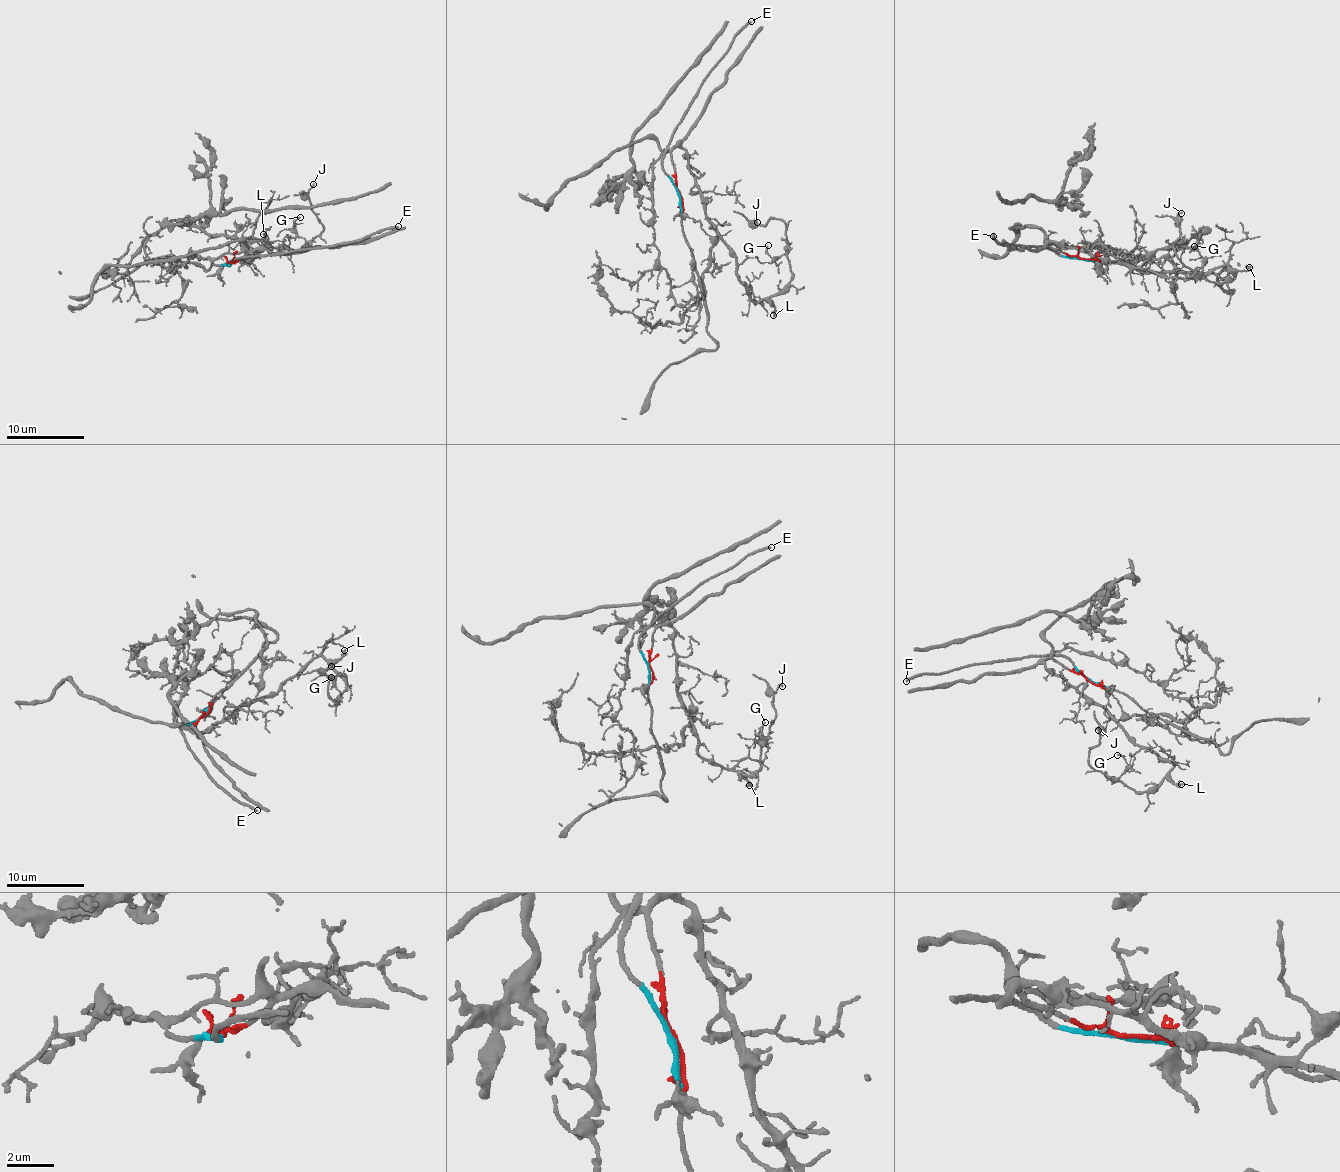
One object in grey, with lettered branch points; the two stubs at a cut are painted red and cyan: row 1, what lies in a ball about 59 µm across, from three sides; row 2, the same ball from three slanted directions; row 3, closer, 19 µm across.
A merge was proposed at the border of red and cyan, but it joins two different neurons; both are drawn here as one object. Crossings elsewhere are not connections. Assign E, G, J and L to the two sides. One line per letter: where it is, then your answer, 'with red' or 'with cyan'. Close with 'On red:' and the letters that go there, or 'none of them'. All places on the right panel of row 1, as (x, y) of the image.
E: (993, 236) | with cyan
G: (1194, 246) | with red
J: (1181, 213) | with red
L: (1249, 267) | with red
On red: G, J, L

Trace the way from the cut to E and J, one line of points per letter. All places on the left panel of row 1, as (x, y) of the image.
E: (231, 264), (228, 263), (259, 256), (348, 244), (398, 226)
J: (231, 264), (261, 248), (240, 261), (253, 238), (301, 250), (314, 239), (323, 226), (310, 207), (314, 183)

